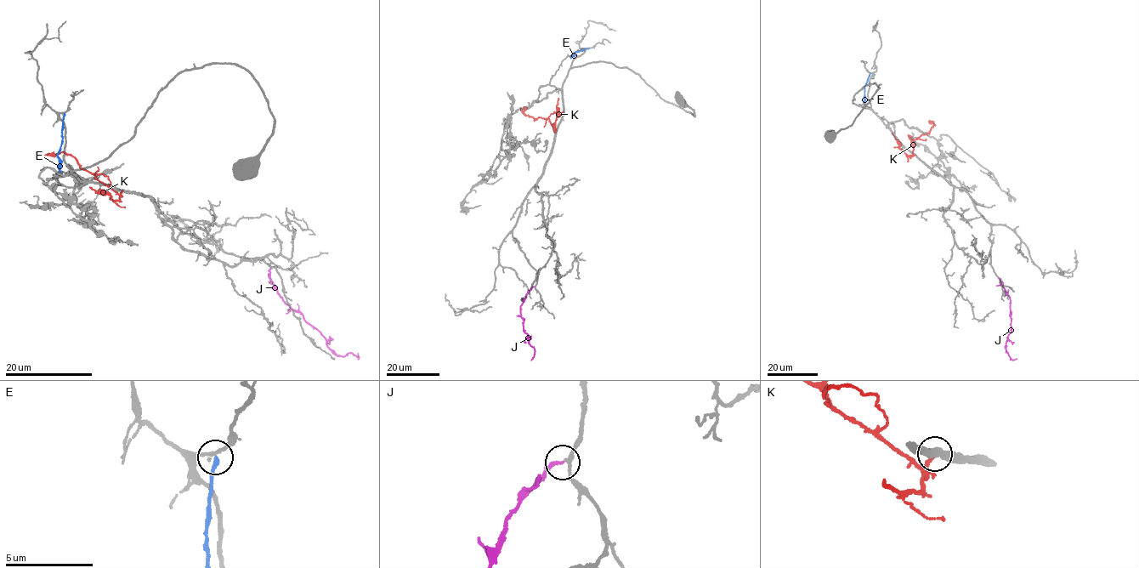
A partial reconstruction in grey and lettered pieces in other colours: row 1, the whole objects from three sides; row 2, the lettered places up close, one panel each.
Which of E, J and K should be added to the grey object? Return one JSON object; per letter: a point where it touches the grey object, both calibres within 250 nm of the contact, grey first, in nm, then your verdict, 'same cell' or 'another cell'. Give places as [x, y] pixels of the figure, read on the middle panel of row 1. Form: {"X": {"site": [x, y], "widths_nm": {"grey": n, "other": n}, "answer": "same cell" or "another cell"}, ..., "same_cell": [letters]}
{"E": {"site": [588, 48], "widths_nm": {"grey": 170, "other": 240}, "answer": "another cell"}, "J": {"site": [534, 286], "widths_nm": {"grey": 170, "other": 160}, "answer": "same cell"}, "K": {"site": [555, 133], "widths_nm": {"grey": 400, "other": 240}, "answer": "another cell"}, "same_cell": ["J"]}

